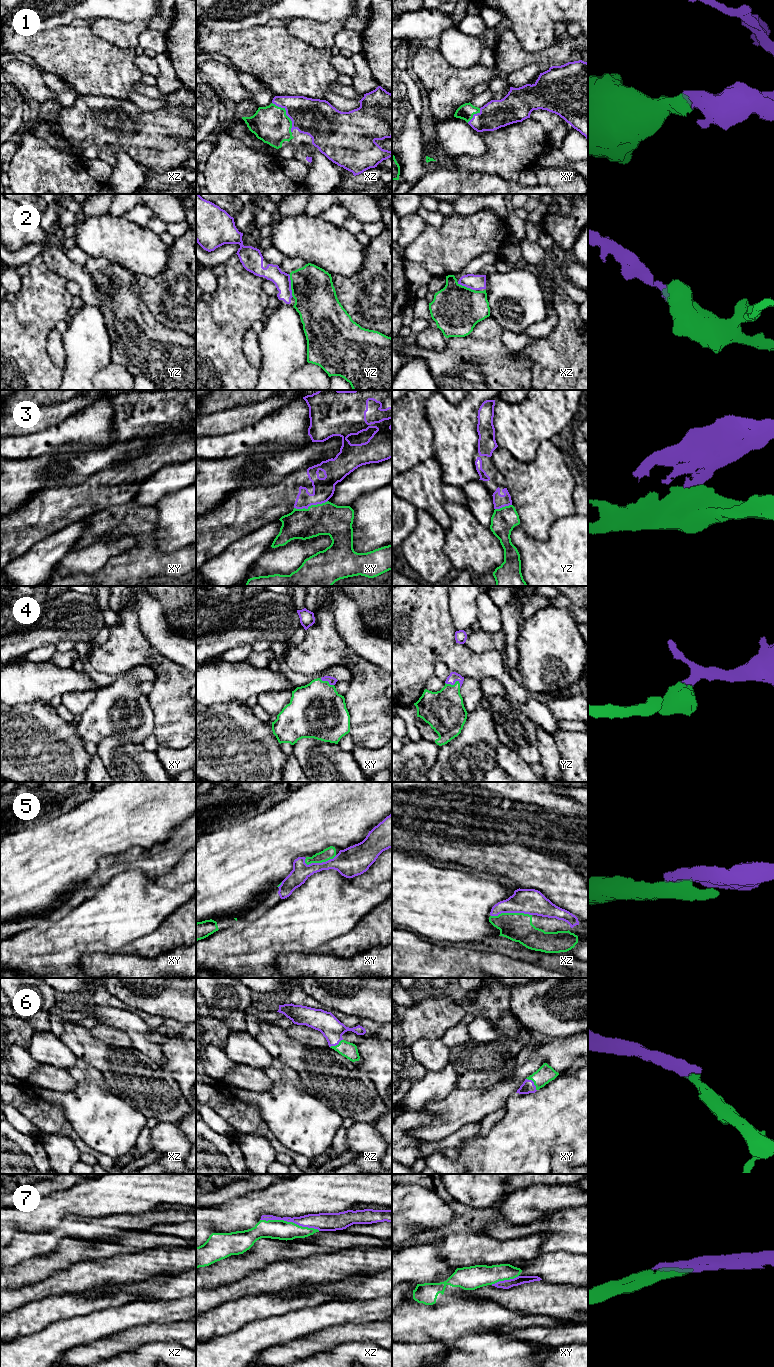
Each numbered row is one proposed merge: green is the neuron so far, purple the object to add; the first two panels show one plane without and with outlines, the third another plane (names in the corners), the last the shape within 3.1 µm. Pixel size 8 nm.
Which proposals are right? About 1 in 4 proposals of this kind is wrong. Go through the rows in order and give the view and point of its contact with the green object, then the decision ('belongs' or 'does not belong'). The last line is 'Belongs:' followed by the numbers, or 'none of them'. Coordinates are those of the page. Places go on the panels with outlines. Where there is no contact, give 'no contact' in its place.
1: xz (286, 115) | belongs
2: yz (291, 285) | belongs
3: xy (311, 505) | does not belong
4: yz (455, 683) | belongs
5: xz (511, 913) | belongs
6: xy (534, 1083) | belongs
7: xz (290, 1222) | belongs
Belongs: 1, 2, 4, 5, 6, 7

